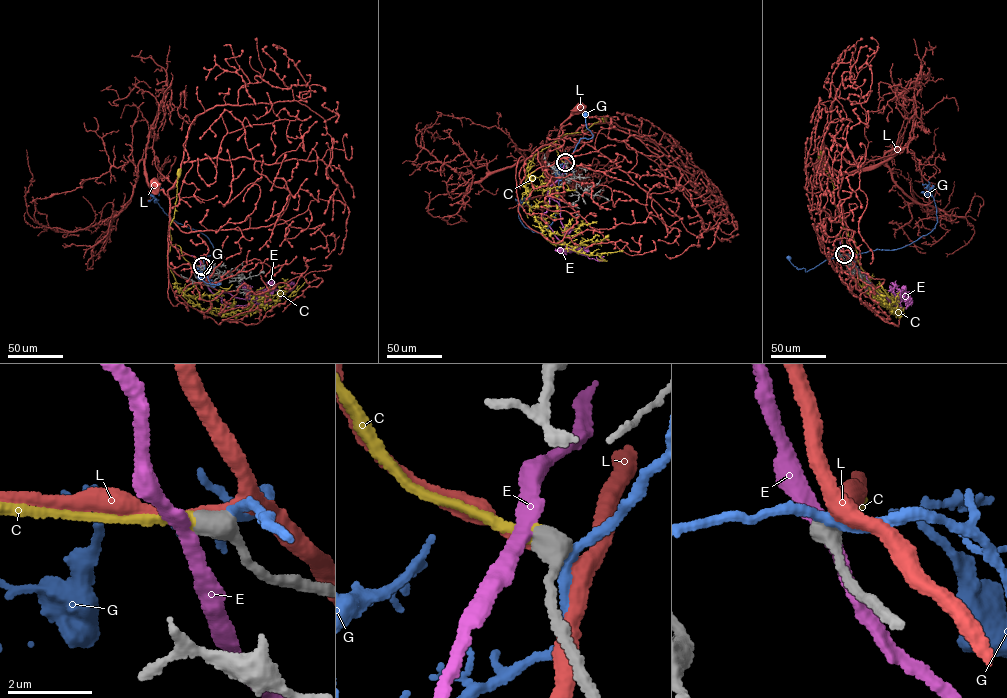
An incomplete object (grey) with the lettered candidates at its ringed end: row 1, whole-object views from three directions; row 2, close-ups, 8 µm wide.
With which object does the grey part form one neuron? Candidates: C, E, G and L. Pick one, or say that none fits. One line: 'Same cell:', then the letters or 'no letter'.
Same cell: C

